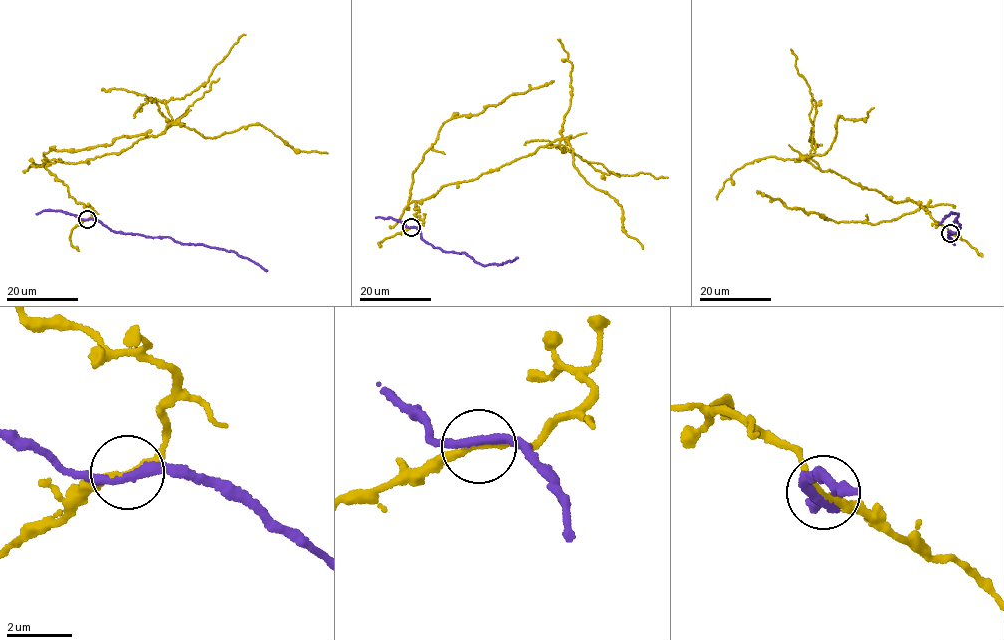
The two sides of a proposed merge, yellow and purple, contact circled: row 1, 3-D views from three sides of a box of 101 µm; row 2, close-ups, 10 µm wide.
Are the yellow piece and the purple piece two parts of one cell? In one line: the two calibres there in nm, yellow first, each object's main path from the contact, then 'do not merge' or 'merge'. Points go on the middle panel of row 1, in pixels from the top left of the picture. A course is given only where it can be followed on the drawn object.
200 nm thick on the yellow side, 240 nm on the other; yellow runs (411, 227), (424, 221), (416, 203), (442, 186), (564, 138), (573, 166), (617, 203), (624, 232), (643, 248); purple runs (411, 227), (436, 248), (466, 253), (485, 265), (502, 264), (518, 257); do not merge

